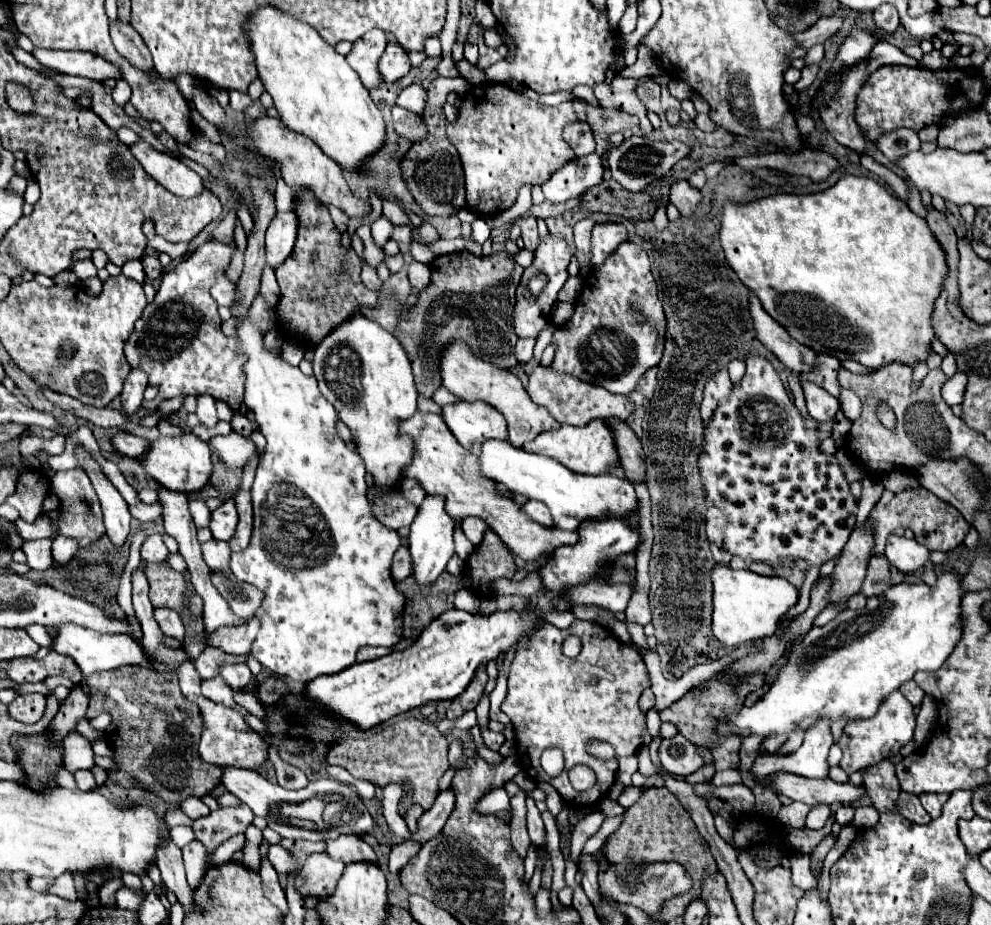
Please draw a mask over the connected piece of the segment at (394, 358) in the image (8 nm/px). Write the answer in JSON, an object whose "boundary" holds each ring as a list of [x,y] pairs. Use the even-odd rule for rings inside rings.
{"boundary":[[[355,312],[315,348],[313,370],[319,390],[351,428],[357,452],[363,456],[367,472],[373,474],[375,486],[395,486],[401,480],[399,470],[413,456],[413,442],[407,436],[399,436],[397,422],[413,416],[419,396],[401,342],[373,320]]]}

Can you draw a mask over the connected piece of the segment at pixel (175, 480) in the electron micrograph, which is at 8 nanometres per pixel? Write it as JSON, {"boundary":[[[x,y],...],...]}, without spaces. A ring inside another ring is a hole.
{"boundary":[[[183,432],[181,436],[159,436],[149,444],[149,450],[137,462],[149,478],[173,492],[197,492],[211,480],[213,474],[207,442],[201,442],[191,432]]]}

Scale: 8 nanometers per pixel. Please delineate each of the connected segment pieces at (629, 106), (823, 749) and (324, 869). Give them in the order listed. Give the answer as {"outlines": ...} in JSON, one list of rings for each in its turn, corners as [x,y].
{"outlines":[[[[615,76],[611,80],[611,84],[607,84],[607,82],[595,84],[593,92],[595,92],[595,98],[599,100],[599,104],[603,108],[623,108],[625,112],[631,112],[633,116],[637,116],[641,120],[640,128],[642,132],[647,134],[652,132],[653,128],[647,120],[645,106],[635,96],[635,84],[637,84],[637,80]]],[[[825,726],[811,728],[811,732],[807,732],[799,750],[781,758],[775,754],[757,756],[755,764],[751,766],[751,772],[755,776],[763,776],[771,772],[791,772],[803,778],[823,780],[829,776],[827,754],[831,744],[833,744],[833,736],[829,728]]],[[[311,854],[303,864],[295,886],[303,896],[327,898],[335,892],[339,876],[343,874],[345,864],[341,860],[331,860],[327,854]]]]}

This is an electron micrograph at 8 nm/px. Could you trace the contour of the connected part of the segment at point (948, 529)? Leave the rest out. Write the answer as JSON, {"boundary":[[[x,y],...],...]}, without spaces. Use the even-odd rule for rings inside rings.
{"boundary":[[[909,488],[909,490],[903,490],[899,494],[885,490],[881,500],[871,510],[869,518],[871,518],[871,524],[875,528],[873,554],[883,554],[885,540],[895,528],[910,529],[917,542],[931,548],[931,550],[943,550],[943,552],[957,548],[971,528],[971,524],[951,504],[939,500],[935,494],[931,494],[925,488]]]}

